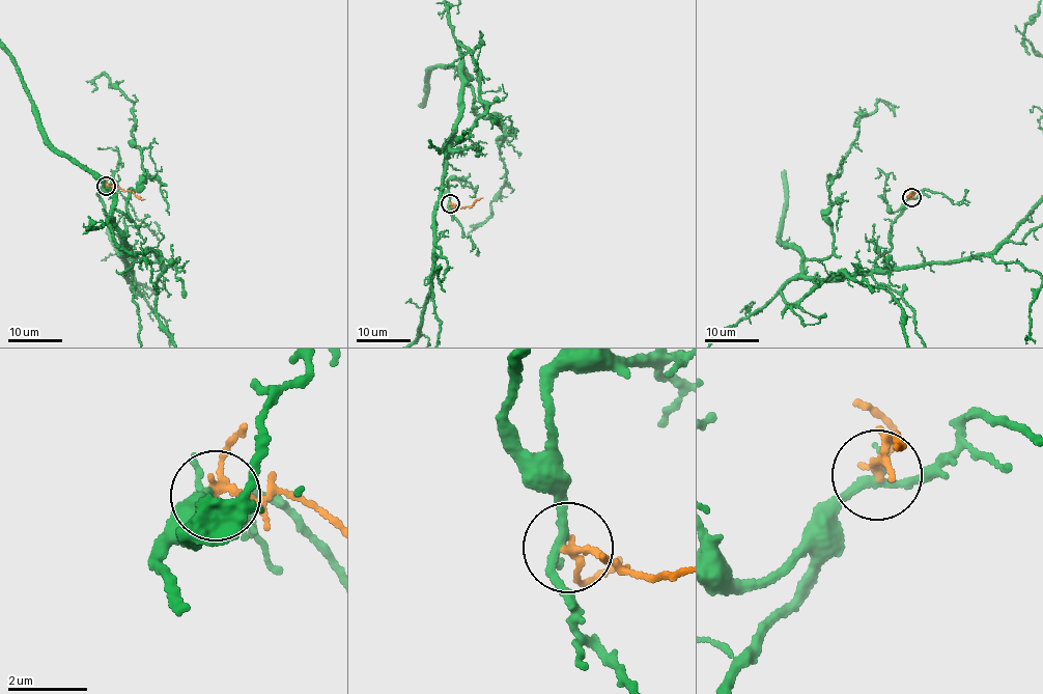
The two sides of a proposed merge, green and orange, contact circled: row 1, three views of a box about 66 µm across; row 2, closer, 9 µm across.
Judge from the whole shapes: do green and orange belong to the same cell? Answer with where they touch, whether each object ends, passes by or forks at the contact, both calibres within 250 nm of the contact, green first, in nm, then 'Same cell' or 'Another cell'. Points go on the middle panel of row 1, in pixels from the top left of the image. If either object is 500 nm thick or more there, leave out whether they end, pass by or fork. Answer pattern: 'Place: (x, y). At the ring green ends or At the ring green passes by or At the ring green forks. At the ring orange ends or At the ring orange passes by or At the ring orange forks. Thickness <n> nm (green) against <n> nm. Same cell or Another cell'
Place: (450, 203). At the ring green forks. At the ring orange passes by. Thickness 180 nm (green) against 170 nm. Another cell

